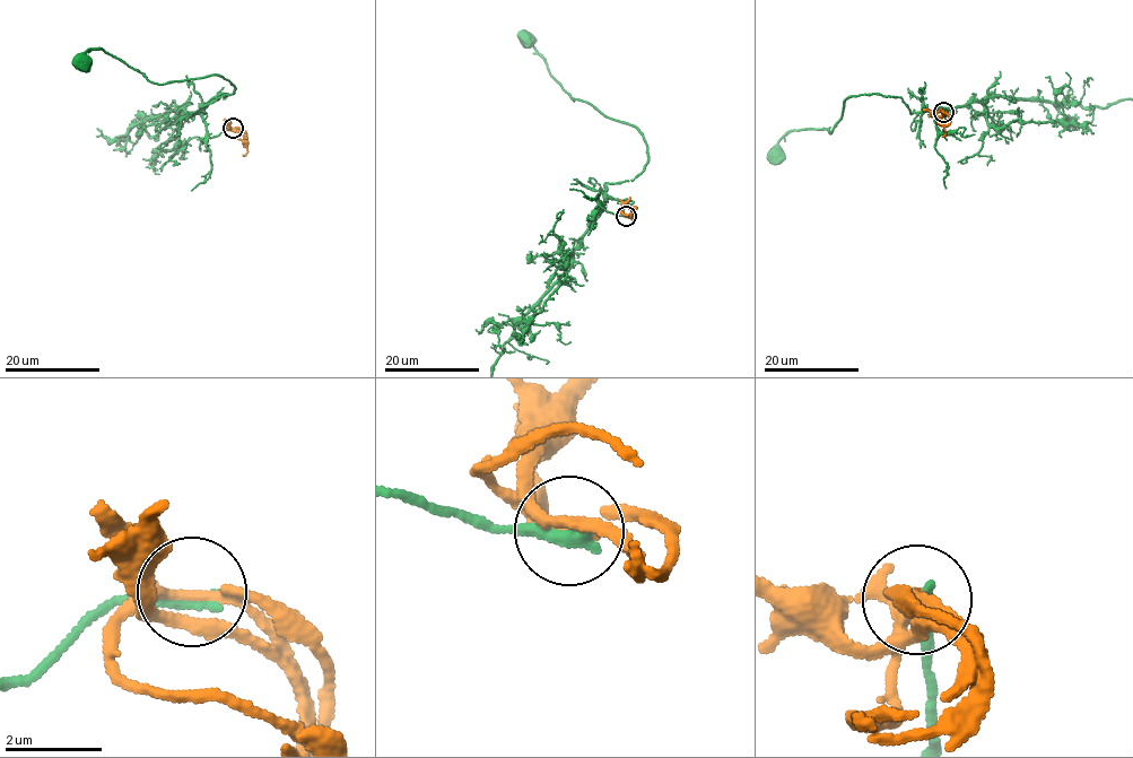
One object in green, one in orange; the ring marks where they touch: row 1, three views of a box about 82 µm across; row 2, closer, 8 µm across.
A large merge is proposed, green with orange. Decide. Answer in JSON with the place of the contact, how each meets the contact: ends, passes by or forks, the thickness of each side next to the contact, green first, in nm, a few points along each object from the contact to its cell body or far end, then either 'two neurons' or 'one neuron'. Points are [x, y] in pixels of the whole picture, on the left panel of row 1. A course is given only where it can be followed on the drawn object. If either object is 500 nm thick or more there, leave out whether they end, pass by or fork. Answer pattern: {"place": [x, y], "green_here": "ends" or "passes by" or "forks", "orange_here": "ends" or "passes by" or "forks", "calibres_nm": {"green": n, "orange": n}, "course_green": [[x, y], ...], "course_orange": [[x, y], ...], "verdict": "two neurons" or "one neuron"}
{"place": [233, 128], "green_here": "ends", "orange_here": "forks", "calibres_nm": {"green": 360, "orange": 170}, "course_green": [[234, 128], [207, 137], [202, 107], [234, 88], [223, 77], [163, 85], [99, 48], [80, 59]], "course_orange": [[234, 127], [244, 137], [247, 153], [243, 155]], "verdict": "two neurons"}

